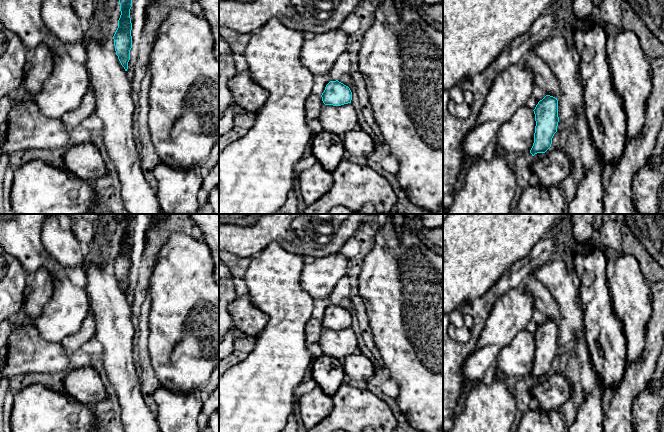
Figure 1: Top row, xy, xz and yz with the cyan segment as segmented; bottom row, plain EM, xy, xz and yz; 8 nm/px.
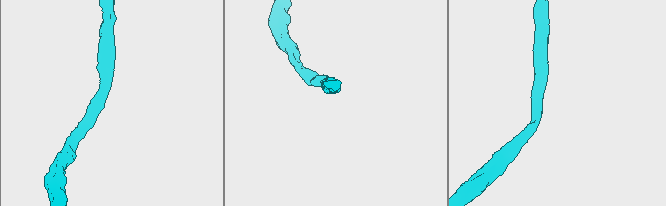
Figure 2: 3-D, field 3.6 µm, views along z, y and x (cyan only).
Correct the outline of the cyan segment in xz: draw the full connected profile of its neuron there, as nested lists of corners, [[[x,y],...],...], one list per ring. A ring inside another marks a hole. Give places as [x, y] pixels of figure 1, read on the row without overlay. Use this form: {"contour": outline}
{"contour": [[[336,304],[326,309],[321,321],[325,329],[341,330],[351,327],[352,316],[348,310]]]}

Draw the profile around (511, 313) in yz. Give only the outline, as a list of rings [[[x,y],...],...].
[[[517,288],[510,289],[496,300],[476,347],[461,370],[464,379],[463,394],[467,394],[483,379],[487,370],[496,365],[503,348],[526,329],[534,307],[529,292]]]

